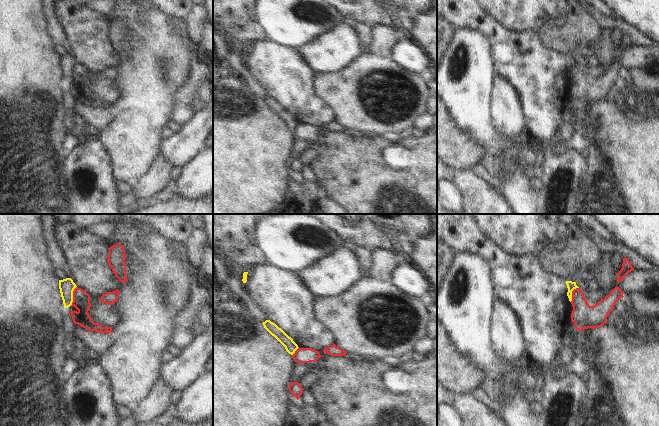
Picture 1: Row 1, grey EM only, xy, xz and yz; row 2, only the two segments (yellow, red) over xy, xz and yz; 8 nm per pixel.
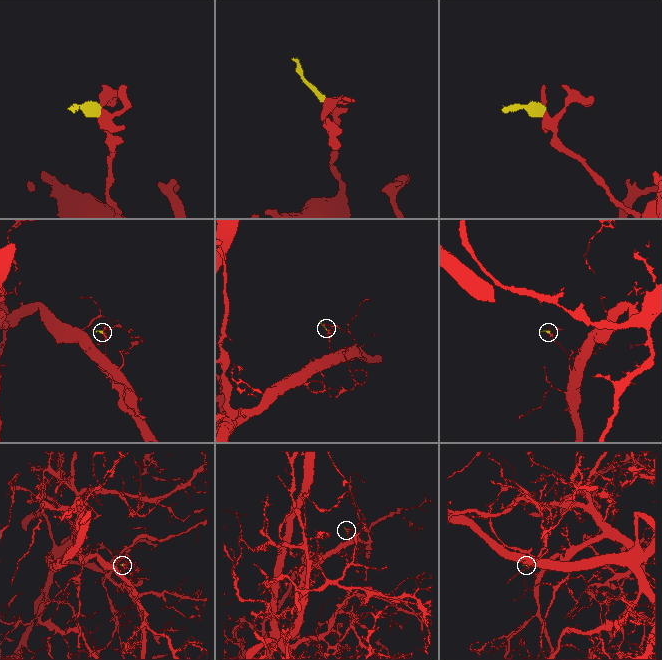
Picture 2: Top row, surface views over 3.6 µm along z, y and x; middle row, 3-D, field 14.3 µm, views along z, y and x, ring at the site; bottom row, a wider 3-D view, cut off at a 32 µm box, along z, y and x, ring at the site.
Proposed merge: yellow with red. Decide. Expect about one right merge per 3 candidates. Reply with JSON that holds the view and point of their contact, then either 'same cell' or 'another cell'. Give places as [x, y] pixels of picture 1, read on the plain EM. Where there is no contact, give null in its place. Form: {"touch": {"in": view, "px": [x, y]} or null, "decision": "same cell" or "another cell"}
{"touch": {"in": "xy", "px": [72, 72]}, "decision": "another cell"}

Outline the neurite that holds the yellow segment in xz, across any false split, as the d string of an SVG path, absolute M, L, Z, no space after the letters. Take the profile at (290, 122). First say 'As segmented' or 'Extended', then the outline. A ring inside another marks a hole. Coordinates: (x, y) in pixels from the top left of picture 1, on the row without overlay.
As segmented. M266 96L262 99L264 104L274 112L286 125L286 127L293 131L299 124L298 121L289 113L281 104L270 96Z

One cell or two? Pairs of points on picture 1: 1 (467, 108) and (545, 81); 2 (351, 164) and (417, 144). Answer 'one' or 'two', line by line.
1: two
2: one

